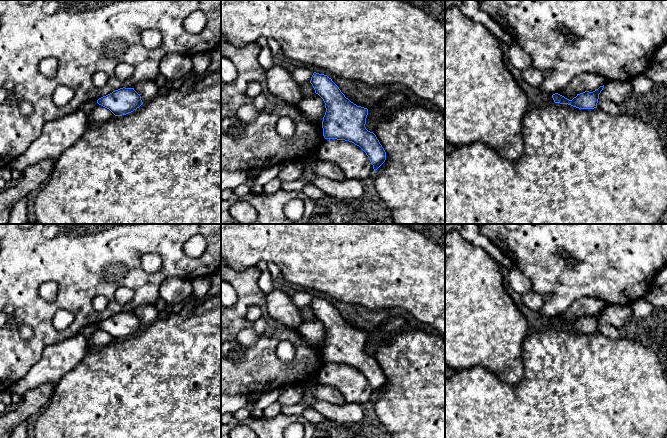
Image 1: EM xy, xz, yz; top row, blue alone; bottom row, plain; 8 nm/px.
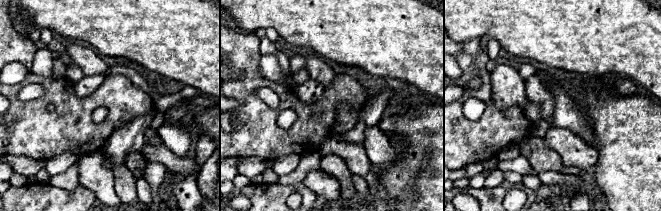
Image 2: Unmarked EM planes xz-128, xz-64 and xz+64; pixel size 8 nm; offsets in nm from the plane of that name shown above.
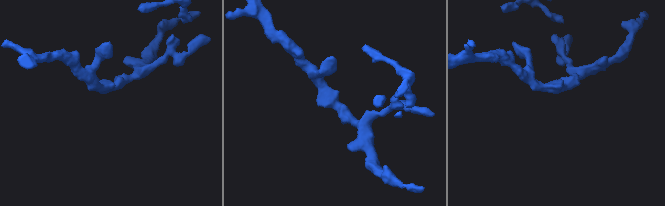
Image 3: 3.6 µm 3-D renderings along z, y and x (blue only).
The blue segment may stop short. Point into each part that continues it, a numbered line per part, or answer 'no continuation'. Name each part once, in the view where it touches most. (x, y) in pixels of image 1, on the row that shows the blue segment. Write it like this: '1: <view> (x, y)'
no continuation

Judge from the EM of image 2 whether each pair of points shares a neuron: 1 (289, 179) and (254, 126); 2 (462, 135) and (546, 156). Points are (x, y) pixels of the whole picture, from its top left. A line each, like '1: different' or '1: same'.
1: different
2: different

